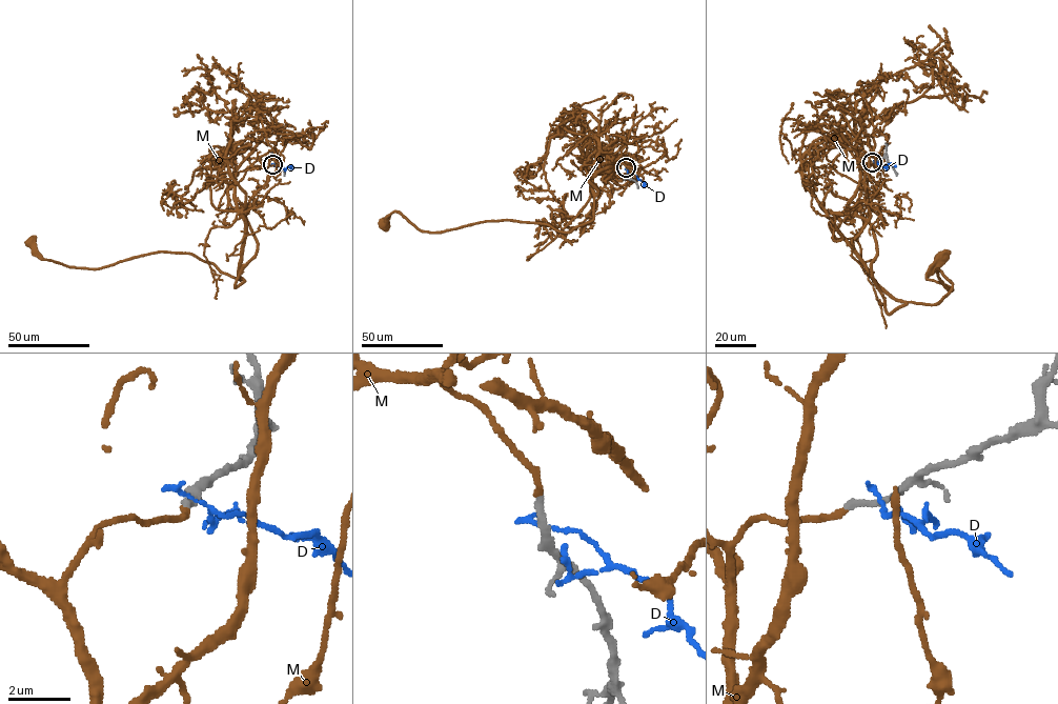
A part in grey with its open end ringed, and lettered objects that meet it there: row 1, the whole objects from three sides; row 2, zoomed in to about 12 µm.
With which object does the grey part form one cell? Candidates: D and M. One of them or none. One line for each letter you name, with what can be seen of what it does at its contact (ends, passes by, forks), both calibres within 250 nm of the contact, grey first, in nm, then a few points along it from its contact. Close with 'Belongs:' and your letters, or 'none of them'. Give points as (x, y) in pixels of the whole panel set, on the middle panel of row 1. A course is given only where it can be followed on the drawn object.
Belongs: none of them

